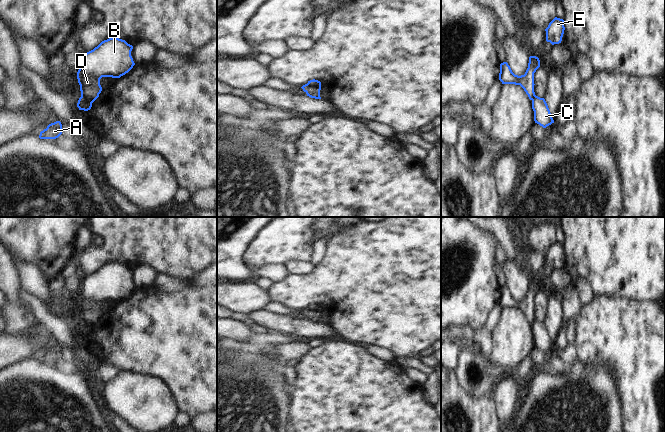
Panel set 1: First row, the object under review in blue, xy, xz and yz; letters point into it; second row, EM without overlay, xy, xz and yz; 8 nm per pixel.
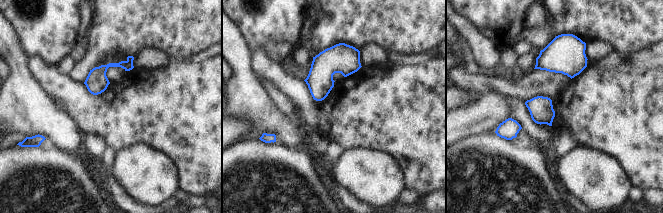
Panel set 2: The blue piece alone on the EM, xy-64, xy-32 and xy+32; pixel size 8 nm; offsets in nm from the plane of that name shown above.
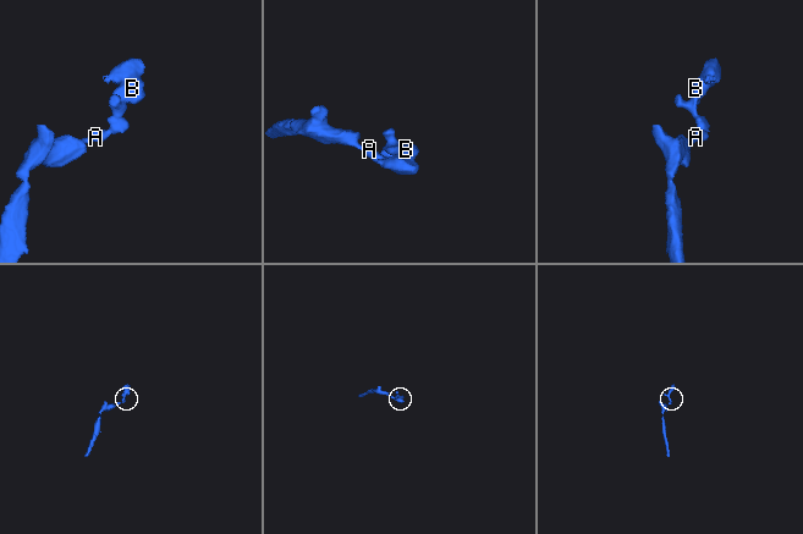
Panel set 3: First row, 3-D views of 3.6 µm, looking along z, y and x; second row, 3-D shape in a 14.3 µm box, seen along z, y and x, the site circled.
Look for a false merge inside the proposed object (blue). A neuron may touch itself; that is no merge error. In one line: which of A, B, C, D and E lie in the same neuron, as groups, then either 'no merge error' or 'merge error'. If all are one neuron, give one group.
A C / B D E; merge error

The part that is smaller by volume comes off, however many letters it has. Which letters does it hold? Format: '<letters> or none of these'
B, D, E

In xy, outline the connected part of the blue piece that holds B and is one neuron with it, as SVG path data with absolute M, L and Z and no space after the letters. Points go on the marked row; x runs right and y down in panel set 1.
M119 38L102 41L81 59L77 72L81 96L95 101L102 91L102 77L120 78L135 65L131 56L133 46Z

